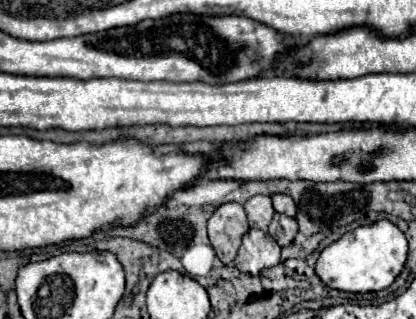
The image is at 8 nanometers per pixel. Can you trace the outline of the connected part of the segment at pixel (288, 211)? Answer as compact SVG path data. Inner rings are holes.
M288 194L272 196L272 204L274 204L276 212L286 214L286 216L296 216L296 204L294 204L294 200Z

